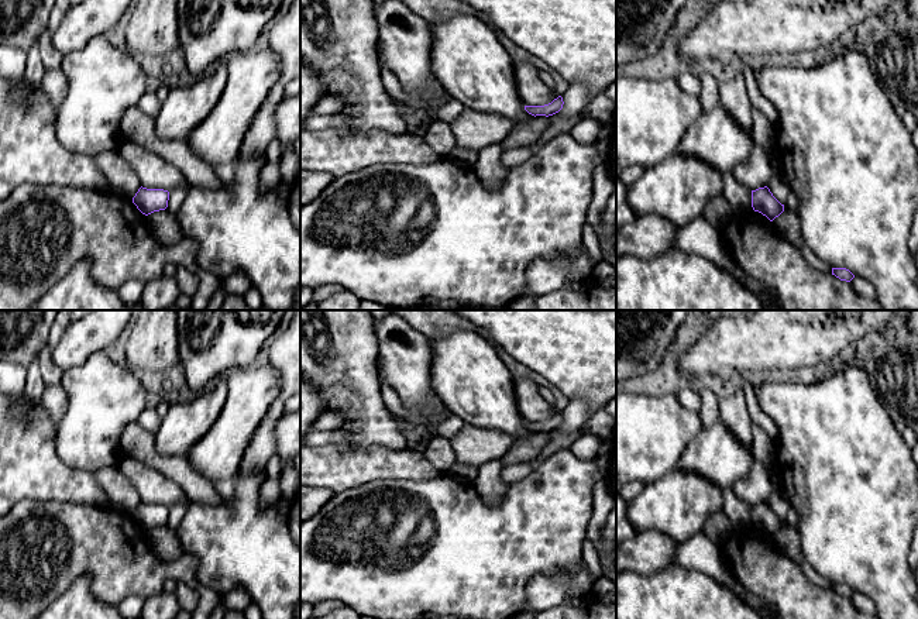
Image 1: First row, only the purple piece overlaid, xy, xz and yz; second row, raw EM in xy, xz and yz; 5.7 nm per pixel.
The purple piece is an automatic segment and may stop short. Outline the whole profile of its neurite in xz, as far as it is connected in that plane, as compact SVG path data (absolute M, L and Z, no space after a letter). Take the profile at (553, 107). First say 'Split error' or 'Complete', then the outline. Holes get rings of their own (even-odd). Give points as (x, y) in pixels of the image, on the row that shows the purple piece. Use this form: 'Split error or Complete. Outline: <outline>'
Complete. Outline: M558 96L557 99L554 99L551 103L544 104L544 106L525 106L525 110L532 114L532 116L553 116L556 113L558 113L563 109L563 97Z

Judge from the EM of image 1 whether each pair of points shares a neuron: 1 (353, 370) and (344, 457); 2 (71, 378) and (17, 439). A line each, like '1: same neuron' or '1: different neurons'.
1: different neurons
2: different neurons

